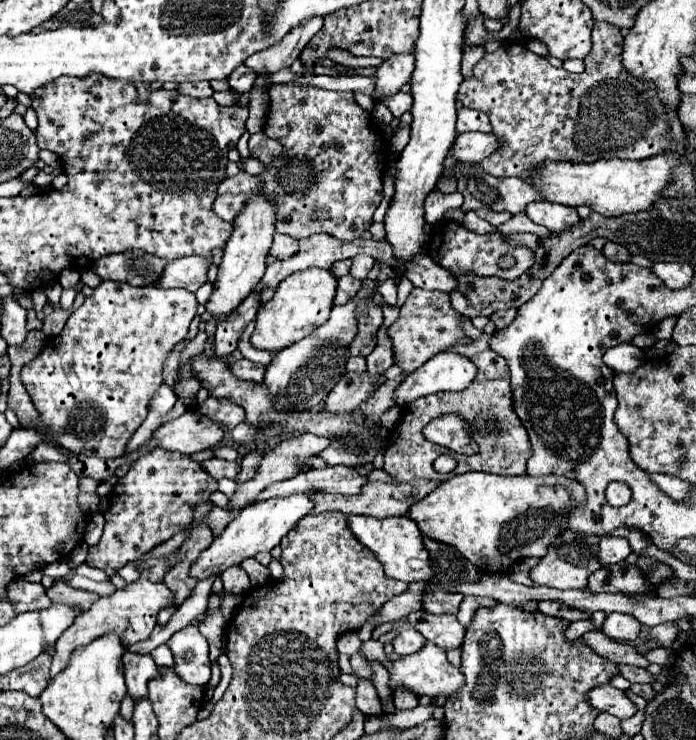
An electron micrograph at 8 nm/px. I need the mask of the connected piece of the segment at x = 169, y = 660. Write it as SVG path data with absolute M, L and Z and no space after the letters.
M167 644L160 645L154 649L151 655L157 665L173 668L173 655L169 647L167 647Z

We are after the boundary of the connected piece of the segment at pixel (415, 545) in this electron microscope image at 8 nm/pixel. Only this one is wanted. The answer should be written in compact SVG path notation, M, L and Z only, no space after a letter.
M349 517L349 529L367 549L371 549L377 555L387 577L399 579L405 583L429 581L433 577L433 569L429 565L429 553L425 551L425 545L423 545L423 535L417 523L411 521L409 517L391 517L391 519Z

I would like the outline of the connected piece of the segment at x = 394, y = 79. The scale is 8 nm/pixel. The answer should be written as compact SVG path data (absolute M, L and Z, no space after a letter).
M403 53L387 59L373 75L375 99L383 99L399 93L401 87L411 79L413 65L415 65L413 53Z

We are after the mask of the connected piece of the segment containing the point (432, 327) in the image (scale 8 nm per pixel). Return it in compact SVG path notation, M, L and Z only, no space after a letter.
M413 289L399 311L399 319L389 327L389 337L393 341L395 363L403 369L403 375L413 373L425 361L429 361L435 353L447 351L449 347L465 341L465 333L461 331L461 319L447 293L441 291L427 291L427 289Z

